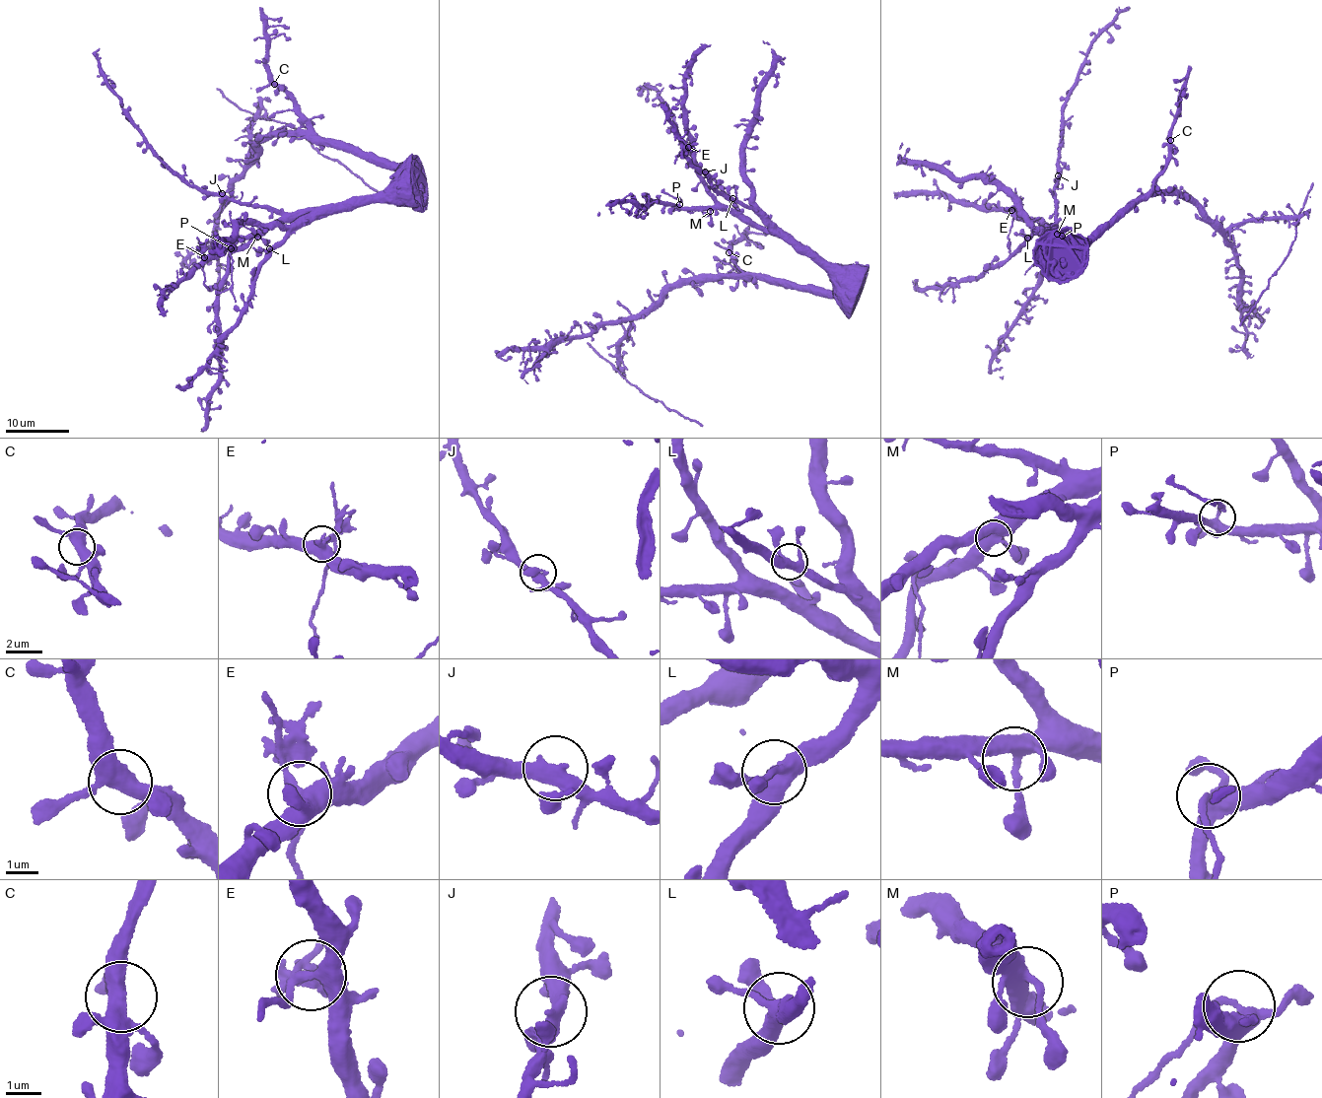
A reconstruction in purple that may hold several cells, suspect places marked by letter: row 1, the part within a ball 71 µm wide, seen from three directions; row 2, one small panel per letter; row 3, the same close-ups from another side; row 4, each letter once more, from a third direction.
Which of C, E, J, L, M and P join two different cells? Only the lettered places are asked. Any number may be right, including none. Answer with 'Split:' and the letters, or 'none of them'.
Split: E, P

